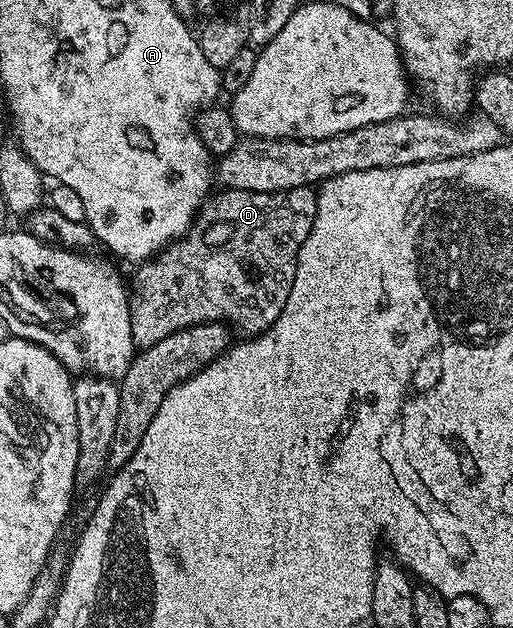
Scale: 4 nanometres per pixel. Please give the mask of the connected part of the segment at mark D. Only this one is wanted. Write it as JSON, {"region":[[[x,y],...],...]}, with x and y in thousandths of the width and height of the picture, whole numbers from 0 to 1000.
{"region":[[[579,298],[559,304],[532,304],[530,307],[499,307],[497,304],[450,304],[427,303],[411,309],[386,334],[386,344],[378,355],[363,366],[363,373],[351,381],[341,381],[320,398],[310,400],[298,412],[283,414],[267,420],[261,438],[261,460],[257,454],[257,475],[253,478],[253,510],[257,511],[257,537],[271,554],[304,549],[304,543],[320,543],[335,530],[351,524],[380,521],[392,514],[439,514],[458,529],[466,527],[472,537],[501,537],[513,533],[522,522],[546,505],[554,492],[554,479],[561,479],[561,467],[569,467],[569,447],[577,441],[577,416],[593,384],[612,357],[616,346],[616,326],[620,325],[622,306],[612,298]]]}

